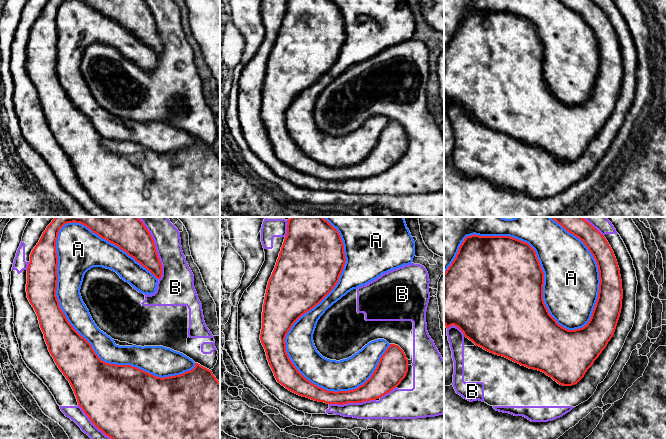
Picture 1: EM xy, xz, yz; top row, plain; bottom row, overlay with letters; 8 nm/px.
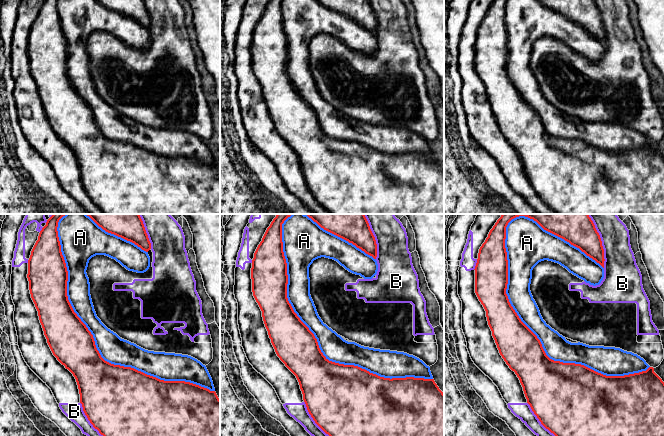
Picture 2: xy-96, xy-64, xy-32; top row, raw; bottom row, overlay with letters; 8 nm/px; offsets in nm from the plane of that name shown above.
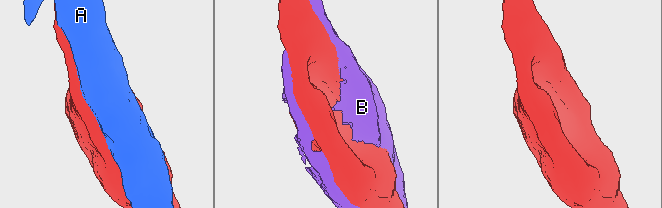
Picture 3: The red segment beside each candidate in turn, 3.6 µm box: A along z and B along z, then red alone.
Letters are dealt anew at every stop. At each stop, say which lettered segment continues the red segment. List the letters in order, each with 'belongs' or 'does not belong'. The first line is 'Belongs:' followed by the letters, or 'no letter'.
Belongs: no letter
A: does not belong
B: does not belong

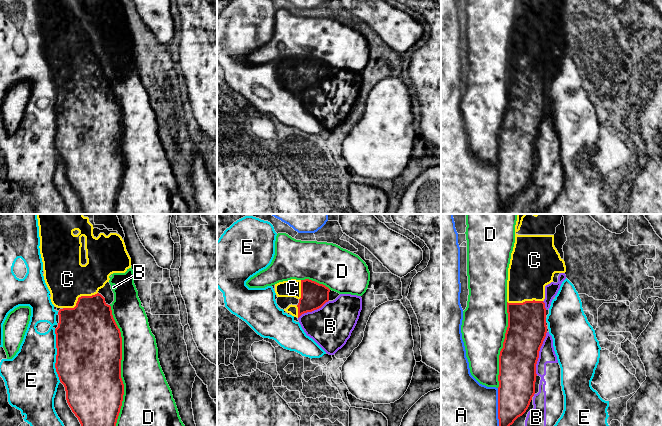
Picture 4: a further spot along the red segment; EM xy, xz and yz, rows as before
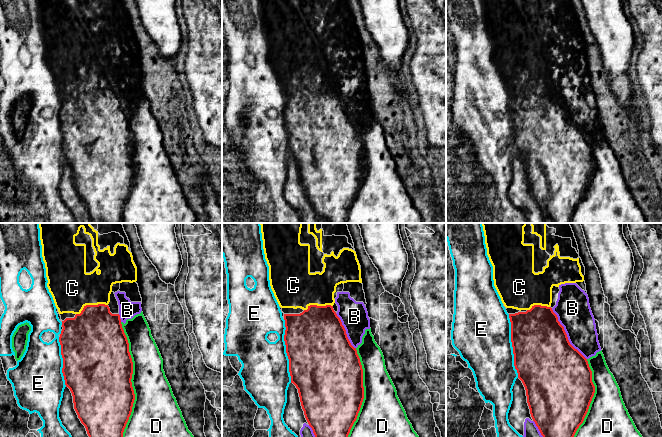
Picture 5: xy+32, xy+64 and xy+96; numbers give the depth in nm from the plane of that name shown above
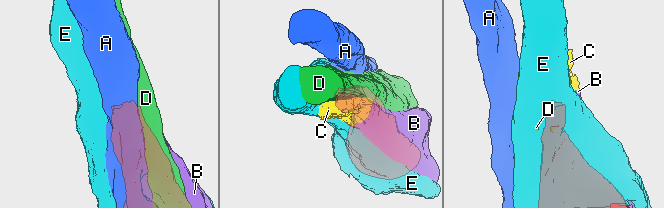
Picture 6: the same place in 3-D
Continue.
Belongs: C
A: does not belong
B: does not belong
C: belongs
D: does not belong
E: does not belong

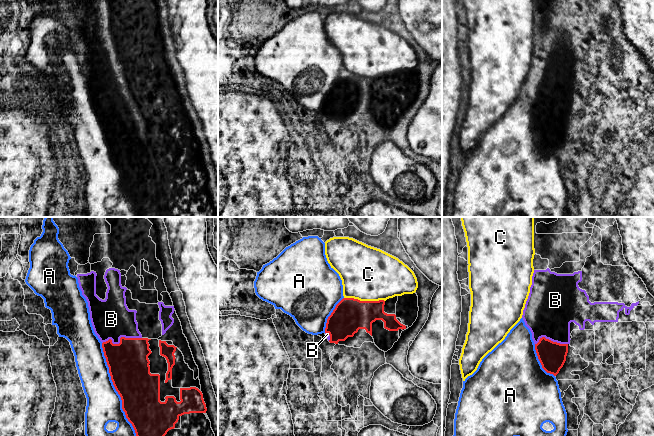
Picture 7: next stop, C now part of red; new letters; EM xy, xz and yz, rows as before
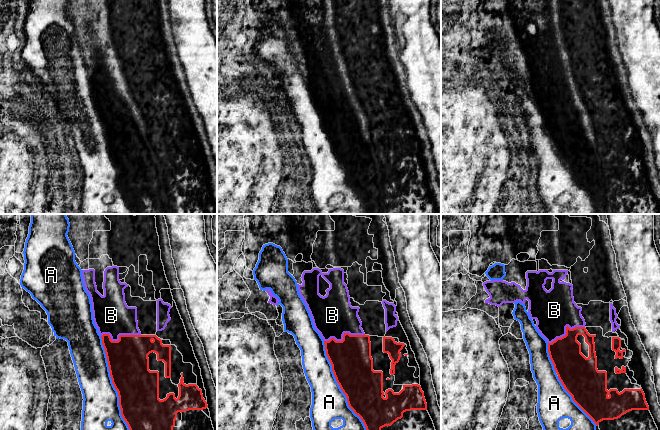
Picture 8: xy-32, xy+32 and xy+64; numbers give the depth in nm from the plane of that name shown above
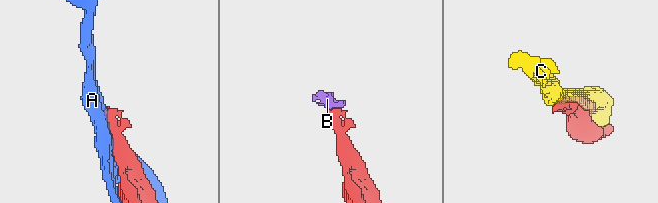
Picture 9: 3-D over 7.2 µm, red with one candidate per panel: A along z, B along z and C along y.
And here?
Belongs: B
A: does not belong
B: belongs
C: does not belong

